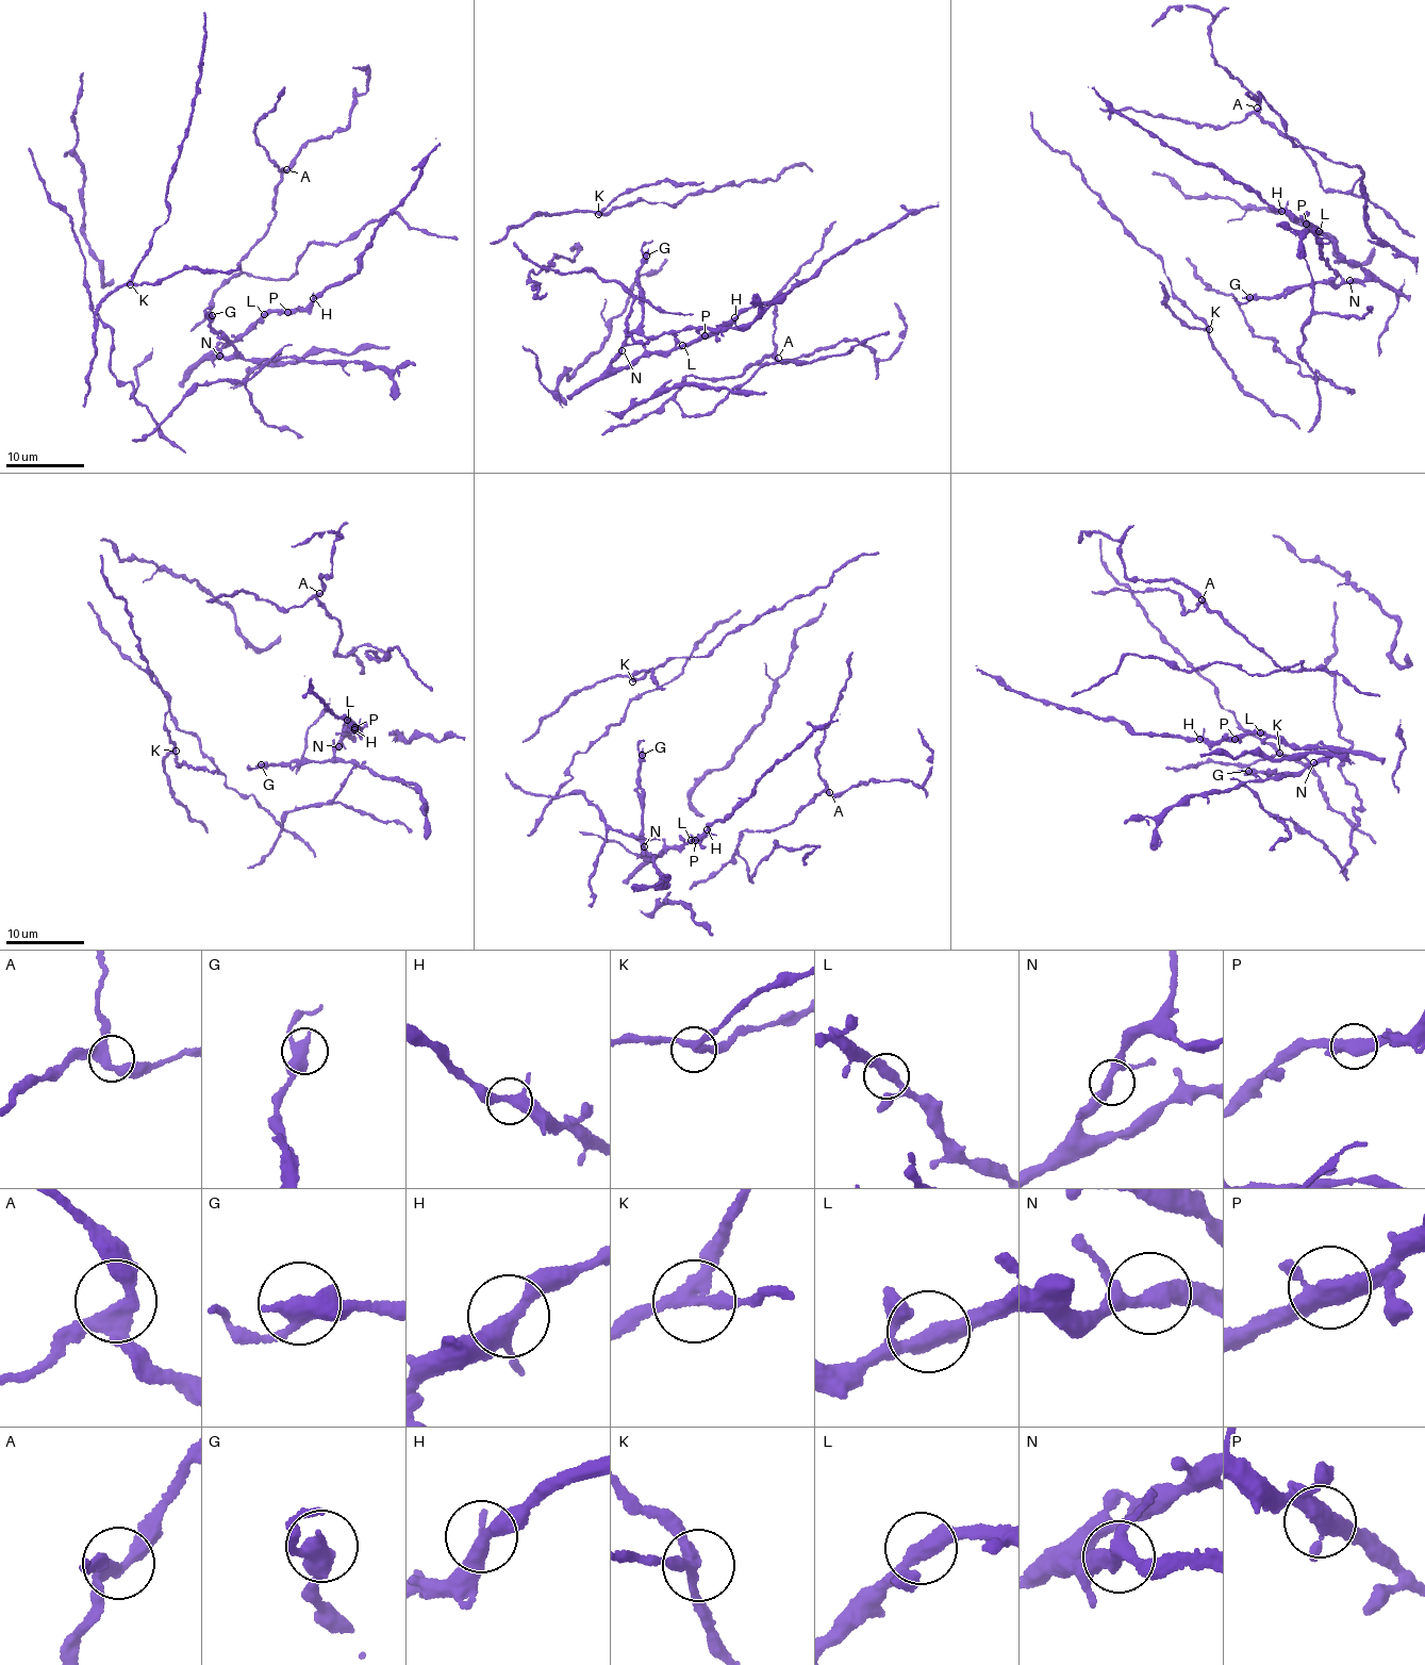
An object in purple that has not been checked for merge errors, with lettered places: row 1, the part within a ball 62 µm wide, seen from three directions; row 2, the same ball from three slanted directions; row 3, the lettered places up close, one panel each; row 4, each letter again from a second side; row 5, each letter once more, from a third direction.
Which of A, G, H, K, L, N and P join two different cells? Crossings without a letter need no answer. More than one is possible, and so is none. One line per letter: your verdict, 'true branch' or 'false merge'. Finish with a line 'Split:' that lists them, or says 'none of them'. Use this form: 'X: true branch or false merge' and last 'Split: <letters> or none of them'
A: true branch
G: true branch
H: true branch
K: true branch
L: true branch
N: true branch
P: true branch
Split: none of them

